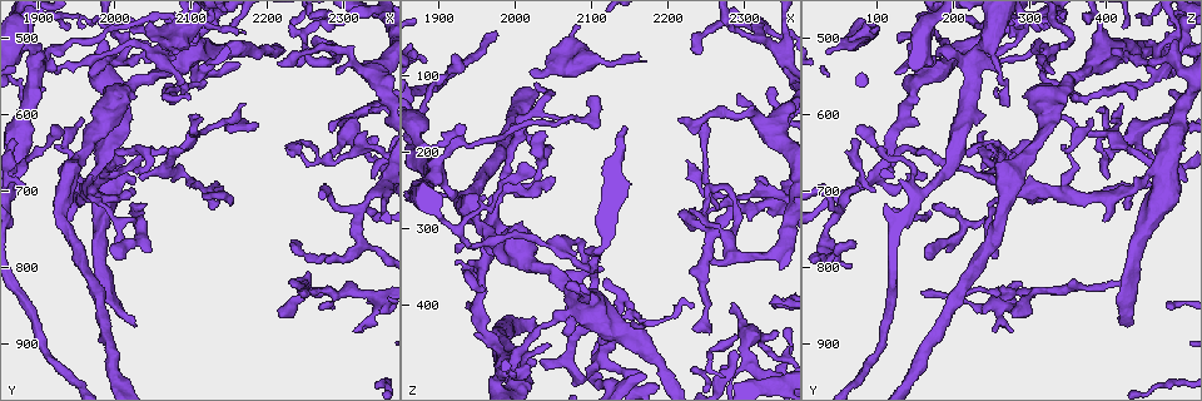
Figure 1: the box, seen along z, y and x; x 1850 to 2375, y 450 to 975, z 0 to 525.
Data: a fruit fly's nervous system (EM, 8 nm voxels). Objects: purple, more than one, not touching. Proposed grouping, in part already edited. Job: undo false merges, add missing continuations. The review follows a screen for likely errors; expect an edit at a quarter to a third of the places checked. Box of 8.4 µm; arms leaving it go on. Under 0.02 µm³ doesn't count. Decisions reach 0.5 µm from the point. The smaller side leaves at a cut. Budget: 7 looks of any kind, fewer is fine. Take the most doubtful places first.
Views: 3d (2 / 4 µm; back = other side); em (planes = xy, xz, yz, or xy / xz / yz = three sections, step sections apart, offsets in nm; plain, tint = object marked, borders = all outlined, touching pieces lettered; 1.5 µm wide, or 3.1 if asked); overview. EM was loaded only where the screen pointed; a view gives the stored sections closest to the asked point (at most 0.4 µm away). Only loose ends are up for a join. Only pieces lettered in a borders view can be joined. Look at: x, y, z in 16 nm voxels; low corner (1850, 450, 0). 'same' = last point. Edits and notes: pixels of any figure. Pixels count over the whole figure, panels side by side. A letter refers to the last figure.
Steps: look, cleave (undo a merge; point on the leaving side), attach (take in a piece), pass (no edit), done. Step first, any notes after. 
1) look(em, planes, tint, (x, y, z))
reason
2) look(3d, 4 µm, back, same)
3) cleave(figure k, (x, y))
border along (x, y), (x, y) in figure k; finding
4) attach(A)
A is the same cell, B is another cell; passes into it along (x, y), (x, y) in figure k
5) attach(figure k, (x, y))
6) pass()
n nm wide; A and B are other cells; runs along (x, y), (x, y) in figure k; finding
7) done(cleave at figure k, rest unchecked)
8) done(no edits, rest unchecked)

look(3d, 2 µm, (2020, 485, 95))
an open end

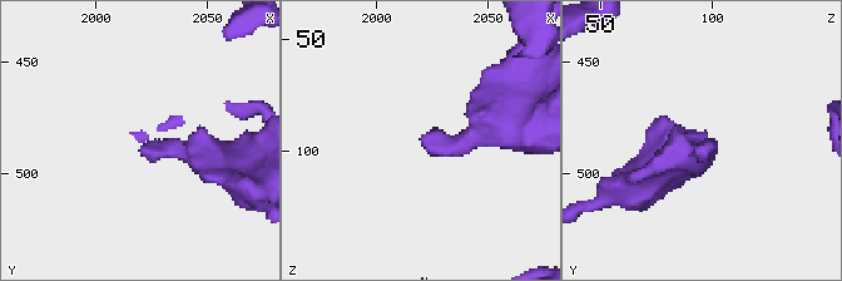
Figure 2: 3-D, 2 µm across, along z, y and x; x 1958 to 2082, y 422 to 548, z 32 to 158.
look(em, yz, step 4, borders, (2019, 487, 94))
shape alone is not enough

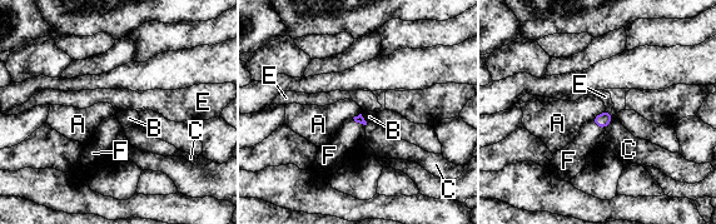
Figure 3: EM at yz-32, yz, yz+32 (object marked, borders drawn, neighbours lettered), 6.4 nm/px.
look(em, xy, step 8, borders, same)
another direction

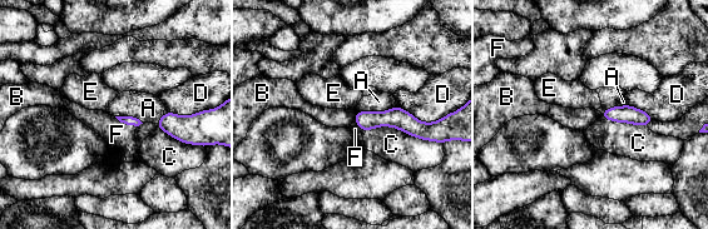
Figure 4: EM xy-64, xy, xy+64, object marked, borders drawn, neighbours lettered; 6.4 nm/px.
attach(F)
F is the same cell, A, B, C, D and E are other cells; the neuron continues

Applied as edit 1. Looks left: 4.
look(overview)
redraw

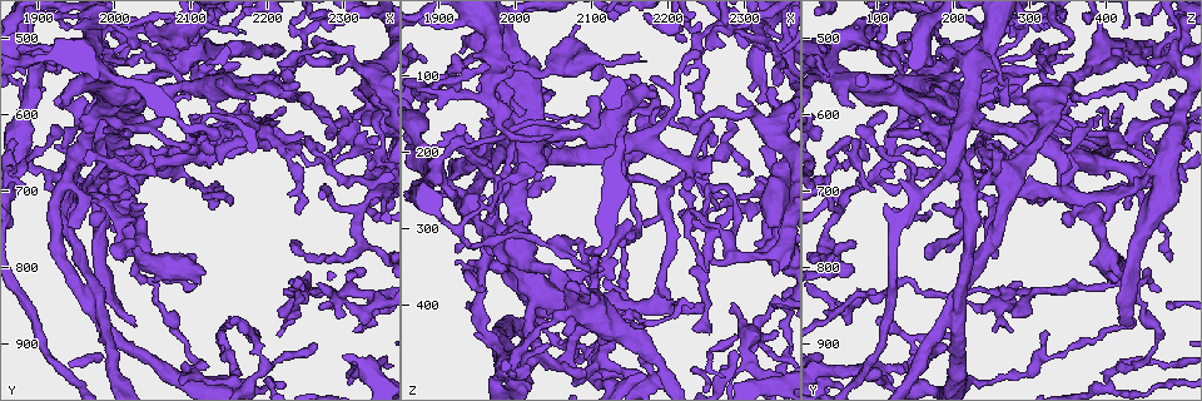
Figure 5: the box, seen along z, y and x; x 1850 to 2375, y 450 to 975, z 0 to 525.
look(em, xz, step 8, borders, (2025, 880, 430))
an open end

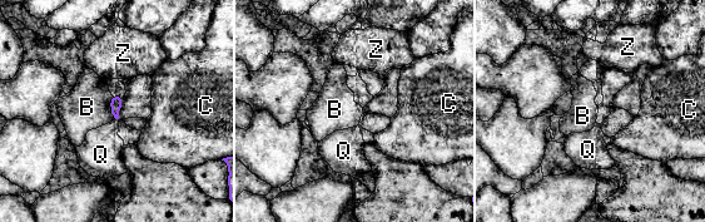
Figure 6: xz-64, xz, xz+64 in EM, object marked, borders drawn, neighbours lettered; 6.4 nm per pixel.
look(em, planes, borders, same)
cut it another way

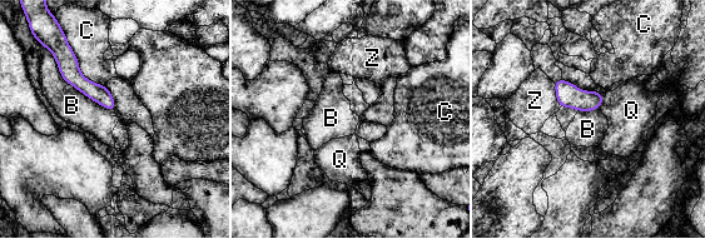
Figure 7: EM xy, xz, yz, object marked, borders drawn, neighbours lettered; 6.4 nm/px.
pass()
B touches over 550 nm; B, C, Q and Z are other cells; no lettered piece goes on from it

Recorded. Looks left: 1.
done(attach at figure 4, rest unchecked)

